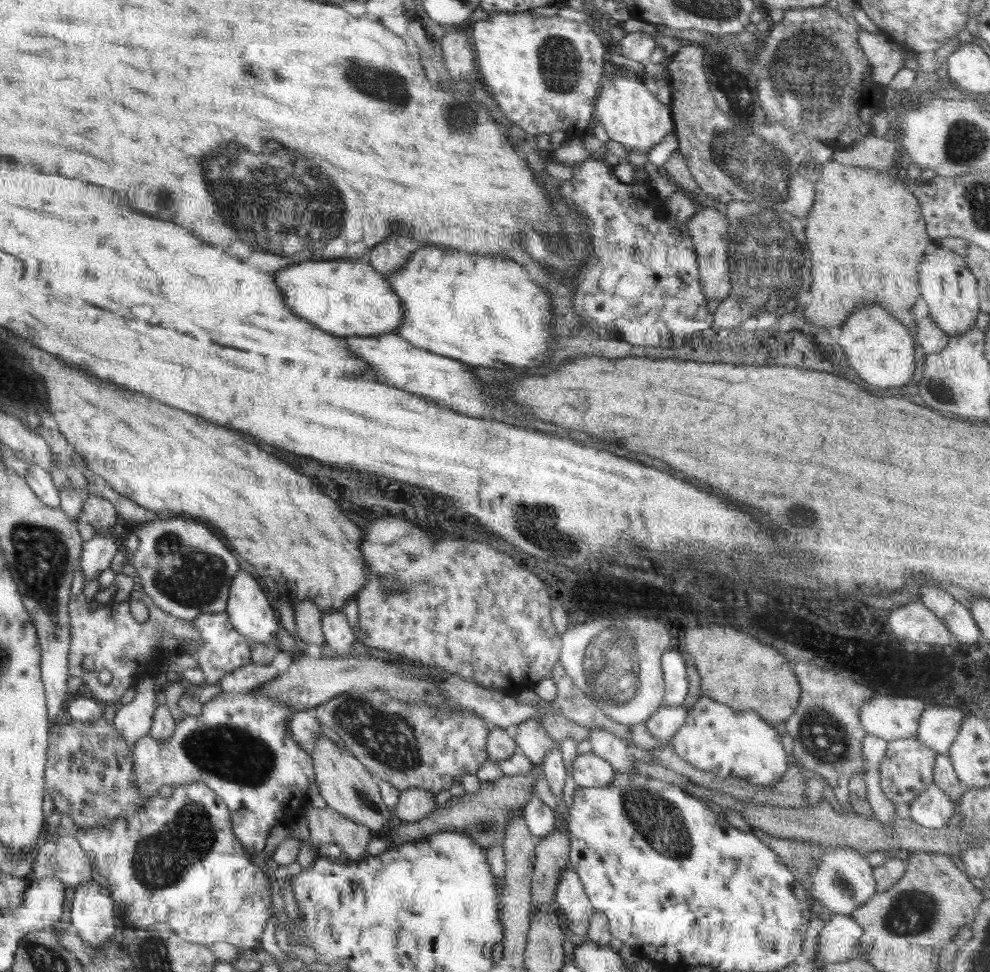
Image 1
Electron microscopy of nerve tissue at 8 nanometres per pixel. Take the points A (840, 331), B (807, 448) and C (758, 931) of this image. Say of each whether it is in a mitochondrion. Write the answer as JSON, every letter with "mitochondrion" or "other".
{"A":"other","B":"other","C":"other"}

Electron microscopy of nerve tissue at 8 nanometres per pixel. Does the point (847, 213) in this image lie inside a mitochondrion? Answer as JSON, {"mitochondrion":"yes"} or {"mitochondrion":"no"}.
{"mitochondrion":"no"}

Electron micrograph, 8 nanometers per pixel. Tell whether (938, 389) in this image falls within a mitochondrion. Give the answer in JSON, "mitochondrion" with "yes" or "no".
{"mitochondrion":"yes"}

